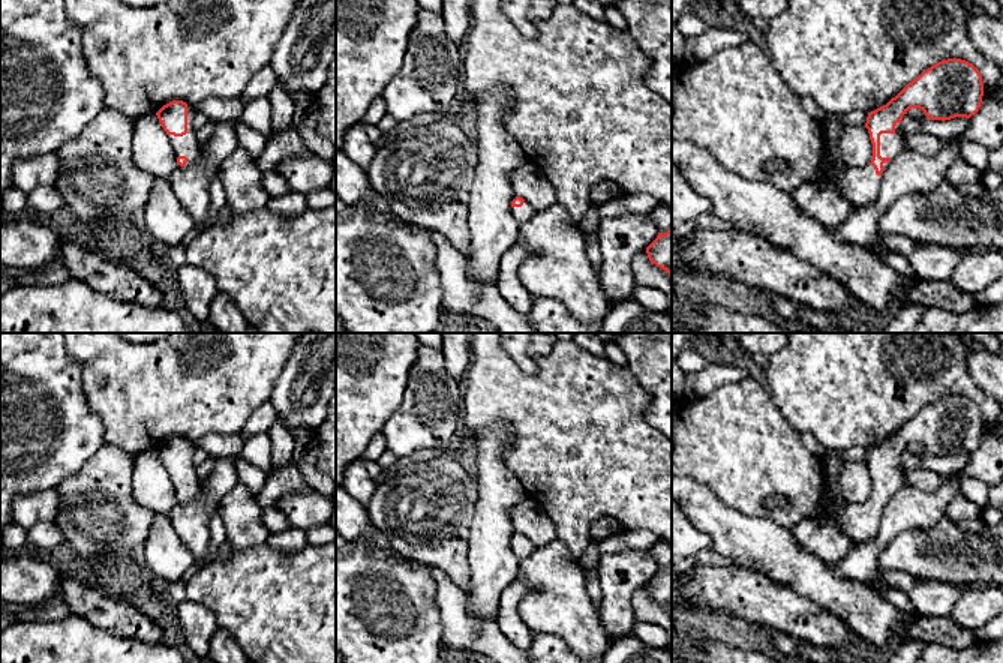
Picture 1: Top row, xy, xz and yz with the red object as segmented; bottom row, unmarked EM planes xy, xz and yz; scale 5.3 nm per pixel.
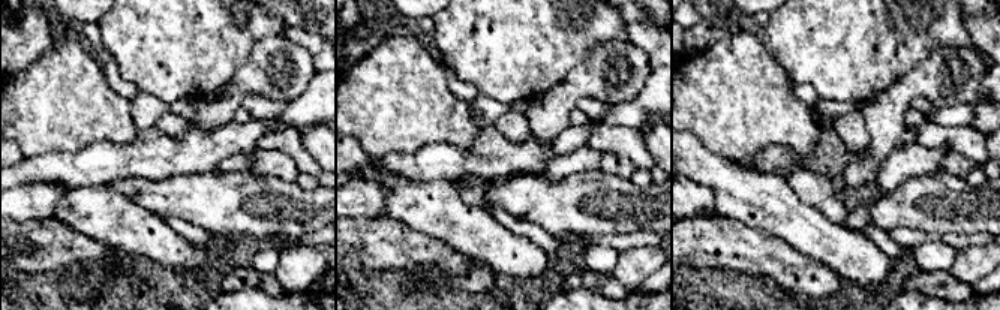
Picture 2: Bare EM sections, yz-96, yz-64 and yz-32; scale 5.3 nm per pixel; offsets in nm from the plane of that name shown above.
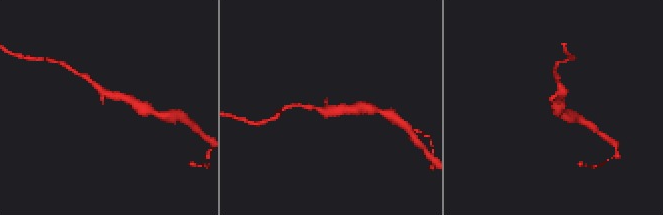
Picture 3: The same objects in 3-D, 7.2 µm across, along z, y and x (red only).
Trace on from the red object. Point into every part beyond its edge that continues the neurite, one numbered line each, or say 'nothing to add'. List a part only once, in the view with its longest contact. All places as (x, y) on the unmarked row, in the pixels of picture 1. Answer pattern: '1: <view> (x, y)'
1: yz (891, 480)

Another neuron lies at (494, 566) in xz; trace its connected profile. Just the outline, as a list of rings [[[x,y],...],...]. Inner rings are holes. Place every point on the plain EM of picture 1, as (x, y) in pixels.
[[[487,426],[477,438],[478,500],[468,540],[471,584],[468,609],[474,618],[496,620],[504,591],[516,582],[519,560],[511,550],[516,528],[511,510],[529,500],[510,471],[502,452],[510,446],[507,426]]]

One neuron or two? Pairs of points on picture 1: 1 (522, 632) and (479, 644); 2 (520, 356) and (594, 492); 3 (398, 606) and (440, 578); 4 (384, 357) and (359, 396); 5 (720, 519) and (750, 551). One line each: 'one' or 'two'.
1: two
2: two
3: two
4: one
5: one

